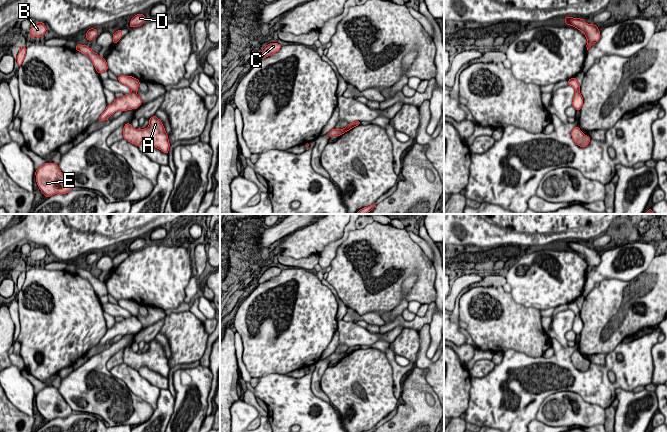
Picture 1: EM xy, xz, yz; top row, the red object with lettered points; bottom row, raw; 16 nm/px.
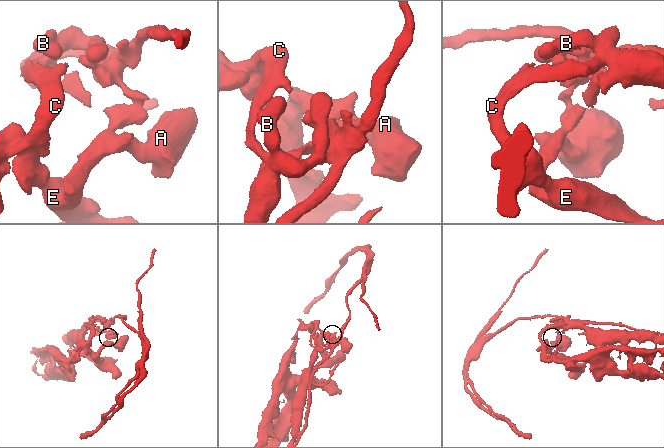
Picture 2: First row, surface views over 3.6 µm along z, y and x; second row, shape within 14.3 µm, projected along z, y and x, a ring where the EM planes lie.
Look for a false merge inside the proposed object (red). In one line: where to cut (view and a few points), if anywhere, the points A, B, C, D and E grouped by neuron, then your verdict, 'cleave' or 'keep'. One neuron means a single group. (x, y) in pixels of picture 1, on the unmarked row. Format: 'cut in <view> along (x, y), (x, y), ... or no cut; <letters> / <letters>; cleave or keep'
cut in yz along (575, 315), (579, 316); A E / B C D; cleave

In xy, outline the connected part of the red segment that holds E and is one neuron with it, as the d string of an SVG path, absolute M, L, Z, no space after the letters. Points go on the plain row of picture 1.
M45 387L36 395L36 406L38 412L45 419L50 421L55 418L67 418L72 414L72 409L58 391L58 388Z

